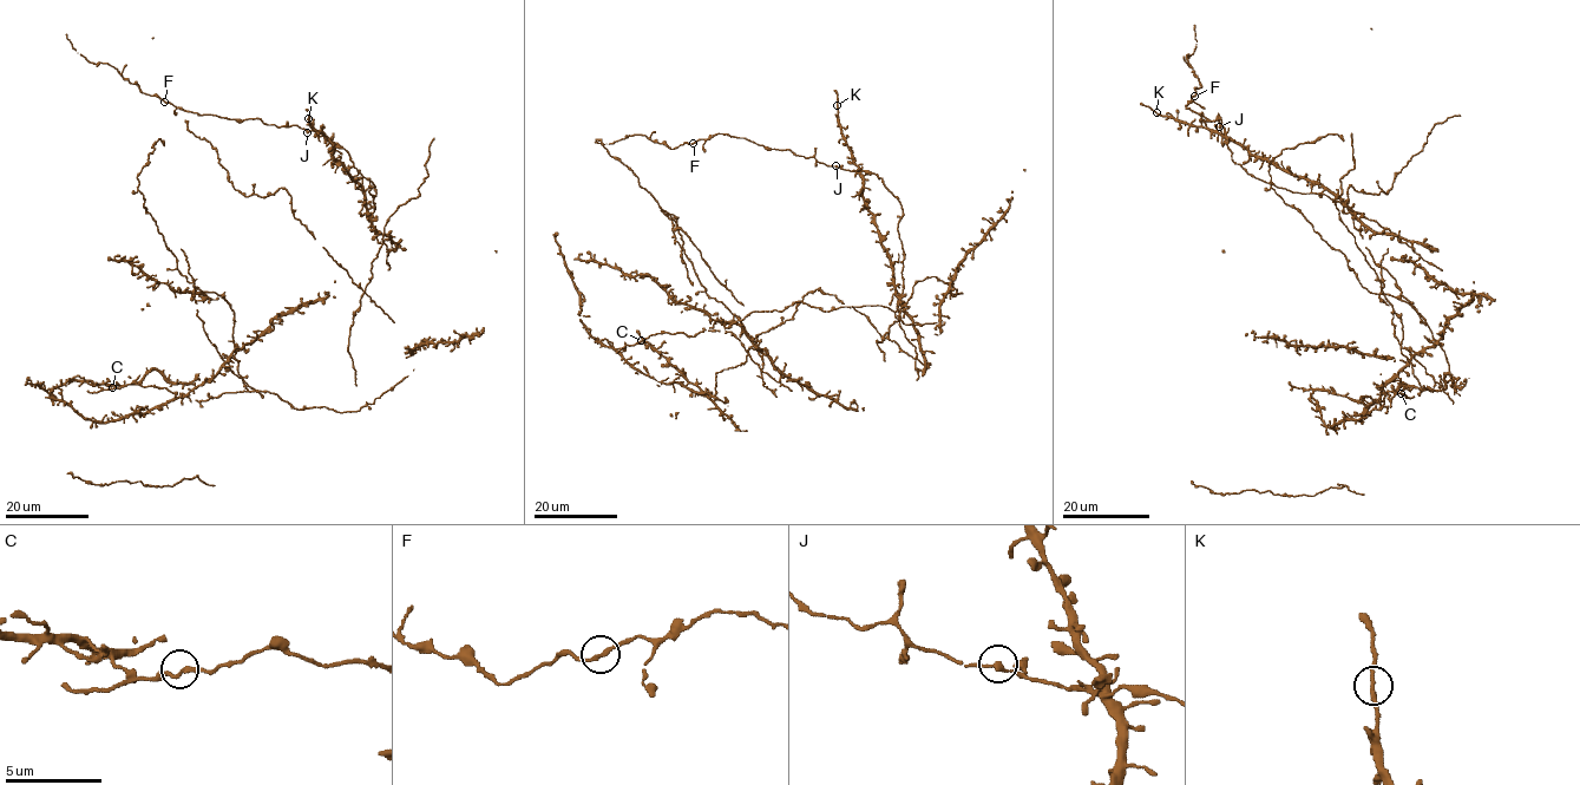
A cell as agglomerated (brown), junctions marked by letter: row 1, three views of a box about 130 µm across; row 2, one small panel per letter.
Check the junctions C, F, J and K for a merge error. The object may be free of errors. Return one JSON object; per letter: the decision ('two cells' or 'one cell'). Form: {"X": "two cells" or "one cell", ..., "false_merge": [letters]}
{"C": "one cell", "F": "one cell", "J": "one cell", "K": "one cell", "false_merge": []}

